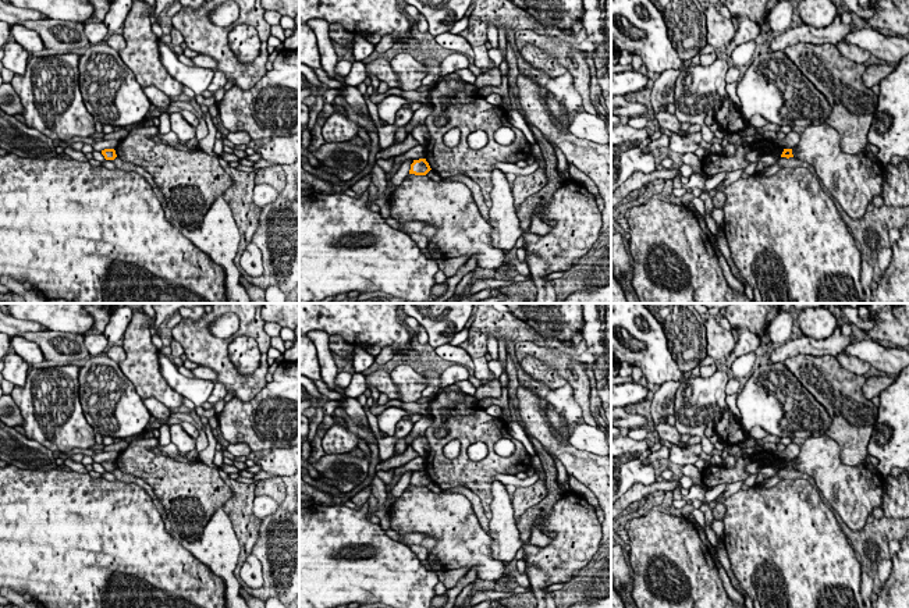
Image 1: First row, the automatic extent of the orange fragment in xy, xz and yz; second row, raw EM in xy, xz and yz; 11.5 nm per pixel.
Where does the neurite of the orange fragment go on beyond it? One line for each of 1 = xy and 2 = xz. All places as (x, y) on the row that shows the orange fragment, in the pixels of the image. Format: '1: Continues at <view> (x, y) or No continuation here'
1: No continuation here
2: No continuation here

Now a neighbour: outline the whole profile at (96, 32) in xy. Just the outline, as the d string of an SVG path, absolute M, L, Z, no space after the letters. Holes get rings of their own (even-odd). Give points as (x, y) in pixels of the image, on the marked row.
M89 22L89 24L85 24L85 35L89 43L99 45L106 42L110 32L103 22Z

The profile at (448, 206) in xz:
M408 174L388 199L390 216L398 223L420 221L436 228L429 243L440 249L441 259L475 256L477 267L508 267L532 280L526 259L509 259L493 246L493 228L462 182Z

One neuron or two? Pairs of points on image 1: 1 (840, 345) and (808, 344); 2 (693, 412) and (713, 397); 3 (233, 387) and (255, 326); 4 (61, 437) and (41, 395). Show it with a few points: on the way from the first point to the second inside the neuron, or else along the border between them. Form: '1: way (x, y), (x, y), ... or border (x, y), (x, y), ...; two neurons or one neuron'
1: way (831, 345), (816, 345); one neuron
2: way (698, 412), (709, 401); one neuron
3: way (251, 381), (263, 368), (263, 344); one neuron
4: way (61, 427), (54, 419), (50, 405); one neuron

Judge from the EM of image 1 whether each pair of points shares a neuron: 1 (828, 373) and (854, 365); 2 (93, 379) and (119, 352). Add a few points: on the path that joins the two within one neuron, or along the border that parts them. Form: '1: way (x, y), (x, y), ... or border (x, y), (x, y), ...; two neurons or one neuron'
1: border (834, 356), (844, 368), (863, 376); two neurons
2: border (105, 354), (117, 362); two neurons

